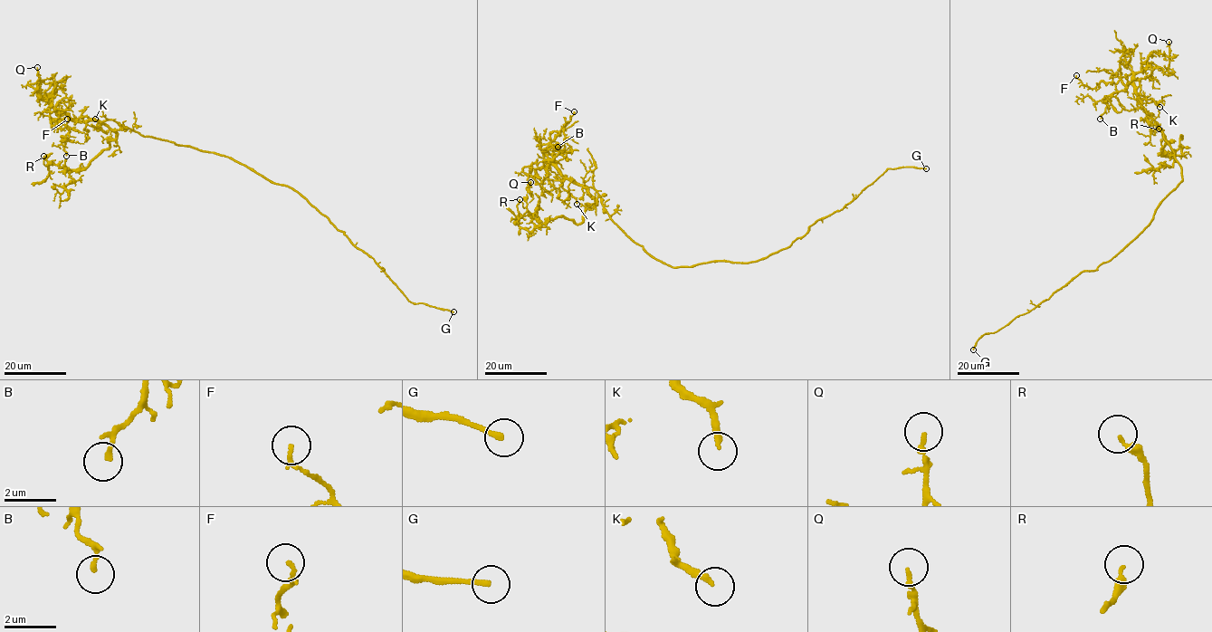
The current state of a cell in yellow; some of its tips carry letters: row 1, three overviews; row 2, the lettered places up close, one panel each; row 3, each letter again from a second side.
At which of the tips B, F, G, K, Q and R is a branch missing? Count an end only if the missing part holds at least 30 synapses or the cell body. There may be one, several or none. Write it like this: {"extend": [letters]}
{"extend": ["G", "K"]}

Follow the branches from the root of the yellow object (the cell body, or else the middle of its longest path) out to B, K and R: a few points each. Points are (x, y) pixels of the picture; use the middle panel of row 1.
B: (696, 264), (672, 267), (633, 242), (595, 190), (565, 179), (552, 159), (564, 147), (558, 147)
K: (696, 264), (672, 267), (650, 256), (614, 224), (595, 190), (565, 179), (562, 186), (572, 195), (577, 204)
R: (696, 264), (650, 256), (590, 186), (596, 203), (580, 223), (563, 215), (530, 232), (517, 224), (520, 199)

